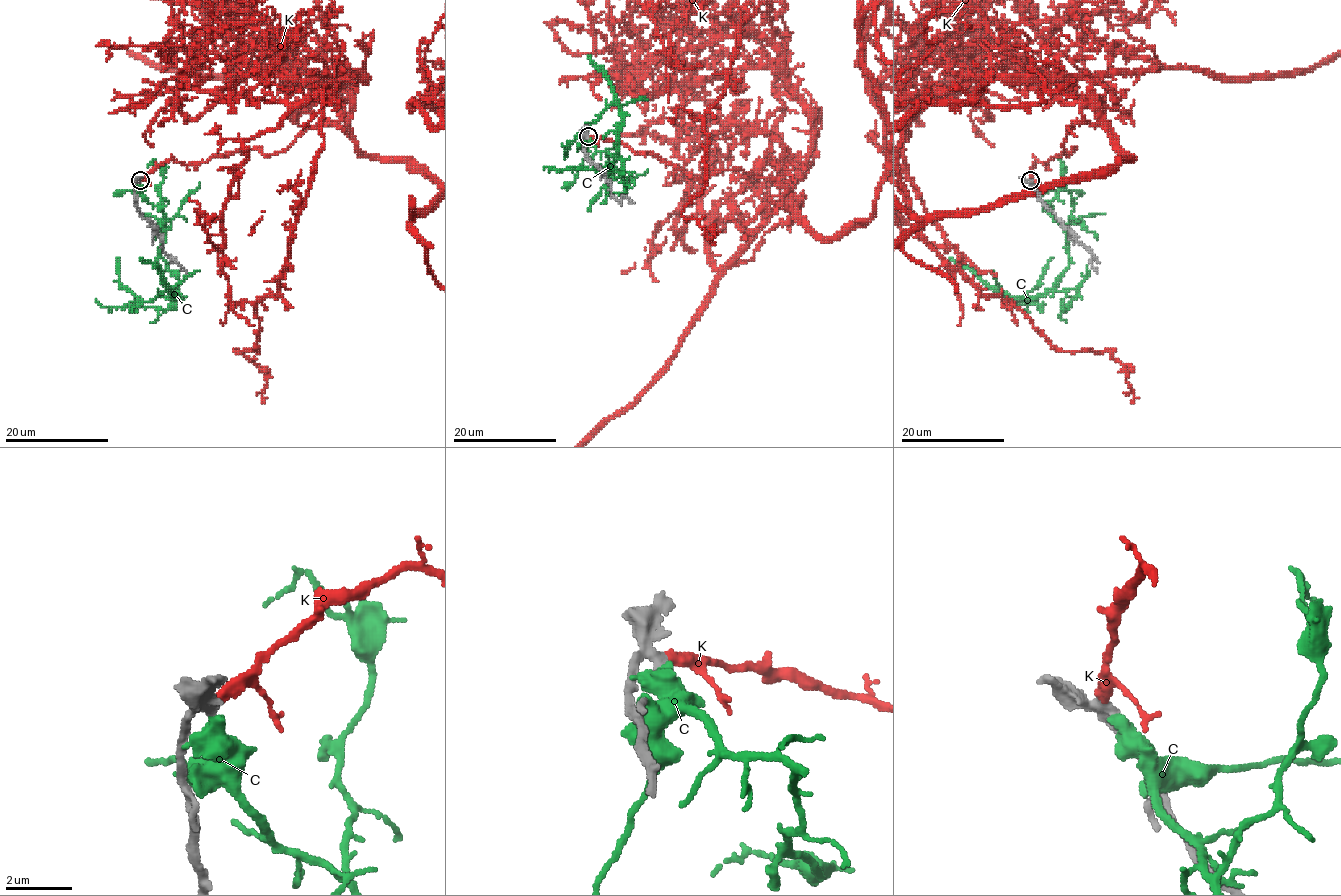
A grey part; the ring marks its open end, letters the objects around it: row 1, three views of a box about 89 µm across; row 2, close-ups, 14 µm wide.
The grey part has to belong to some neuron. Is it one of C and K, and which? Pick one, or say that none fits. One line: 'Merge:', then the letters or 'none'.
Merge: K

